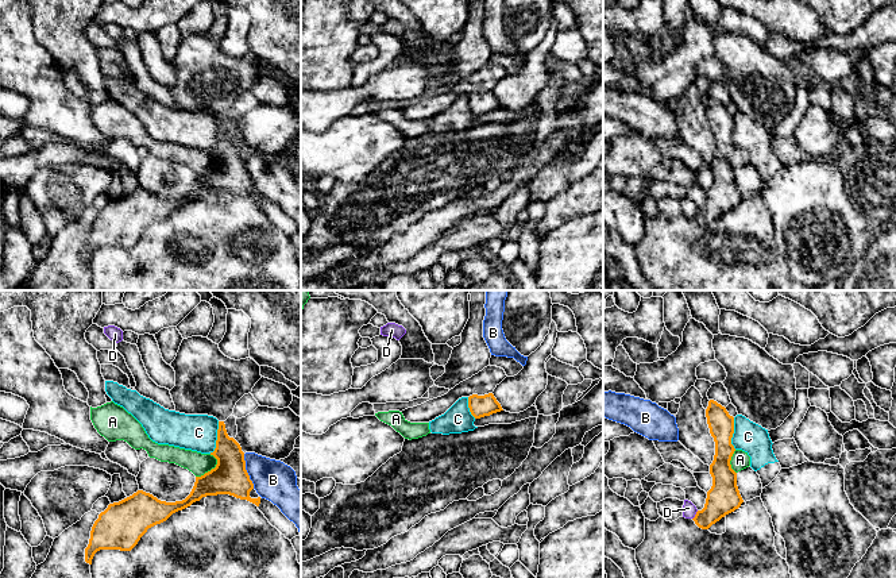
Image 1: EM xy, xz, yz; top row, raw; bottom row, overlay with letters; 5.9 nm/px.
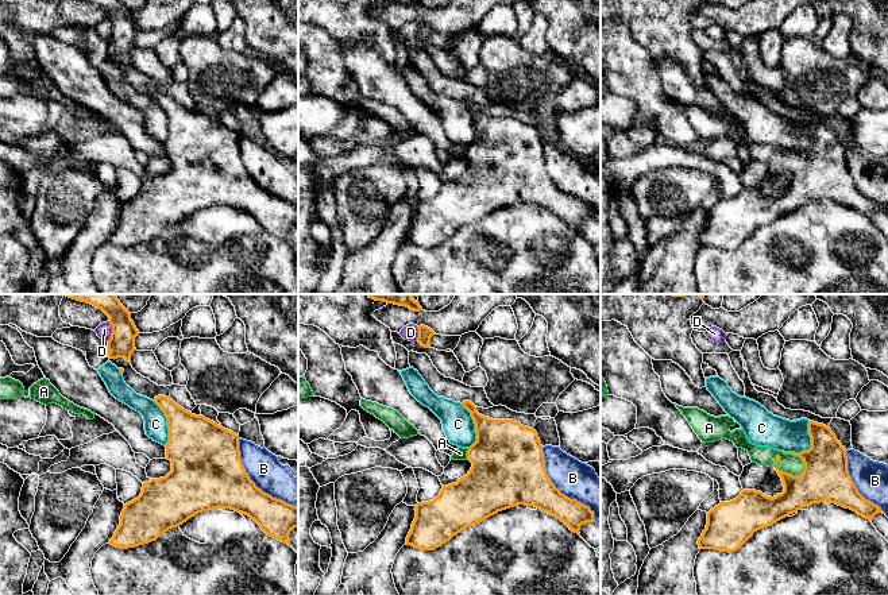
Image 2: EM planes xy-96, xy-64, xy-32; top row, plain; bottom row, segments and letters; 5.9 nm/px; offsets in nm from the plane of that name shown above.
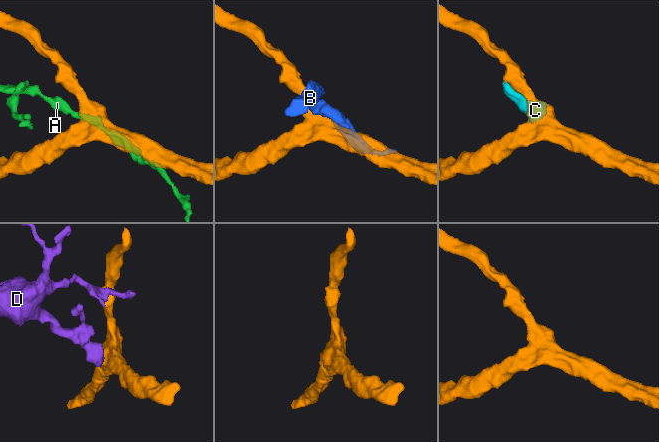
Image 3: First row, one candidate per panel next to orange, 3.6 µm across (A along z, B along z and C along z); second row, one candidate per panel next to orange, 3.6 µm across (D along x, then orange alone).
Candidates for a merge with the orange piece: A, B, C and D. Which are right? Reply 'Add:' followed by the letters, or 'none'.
Add: none

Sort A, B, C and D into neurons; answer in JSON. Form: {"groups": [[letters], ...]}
{"groups": [["A"], ["B"], ["C"], ["D"]]}

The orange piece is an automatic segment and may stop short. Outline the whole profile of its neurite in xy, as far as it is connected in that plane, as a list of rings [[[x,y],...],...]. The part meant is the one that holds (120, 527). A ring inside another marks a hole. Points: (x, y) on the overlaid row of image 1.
[[[219,421],[216,448],[211,455],[217,459],[216,467],[196,477],[190,494],[182,501],[166,502],[138,490],[119,502],[109,504],[92,527],[85,562],[92,564],[100,550],[131,551],[148,528],[206,496],[229,494],[259,506],[260,497],[250,497],[254,483],[246,470],[244,452],[240,444],[228,436],[224,421]]]

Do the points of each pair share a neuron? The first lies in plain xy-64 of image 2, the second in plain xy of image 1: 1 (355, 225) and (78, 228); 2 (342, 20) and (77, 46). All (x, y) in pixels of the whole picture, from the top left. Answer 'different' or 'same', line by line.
1: different
2: same

